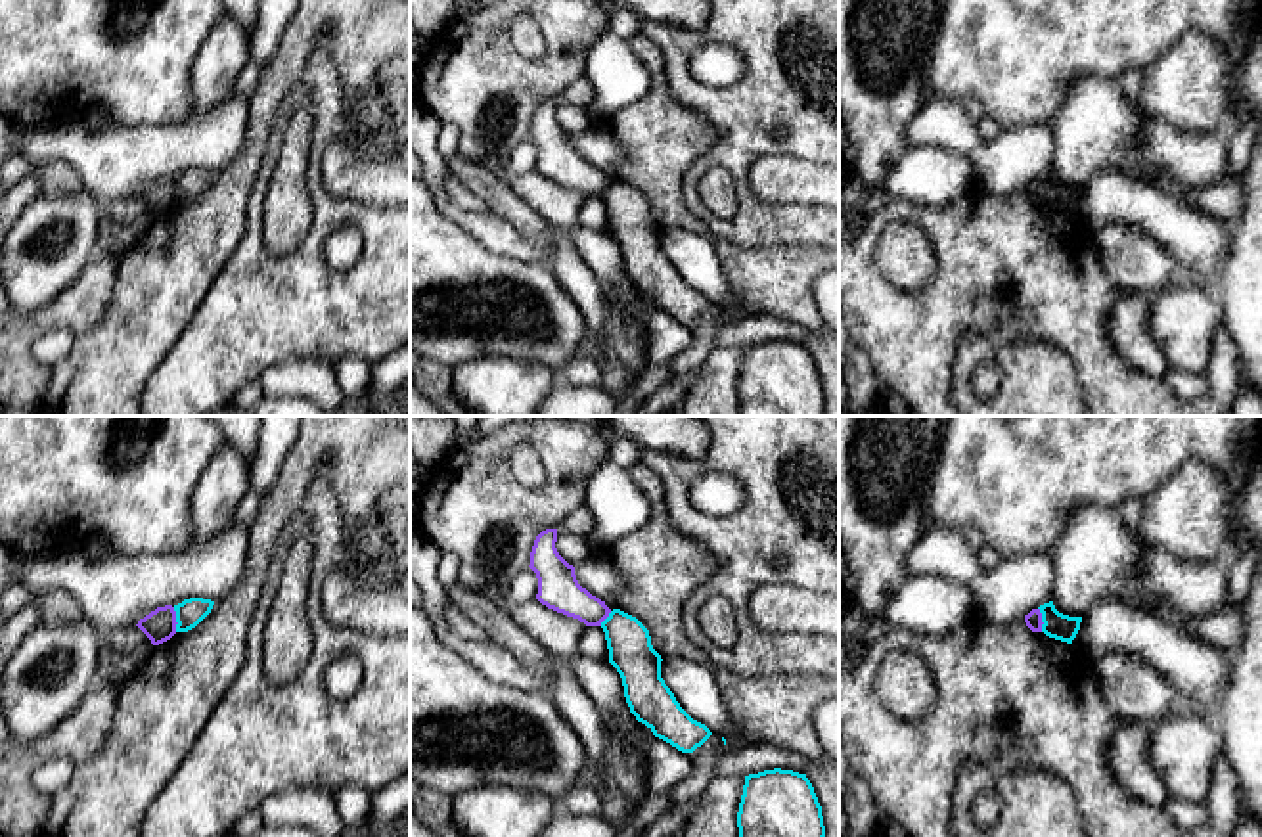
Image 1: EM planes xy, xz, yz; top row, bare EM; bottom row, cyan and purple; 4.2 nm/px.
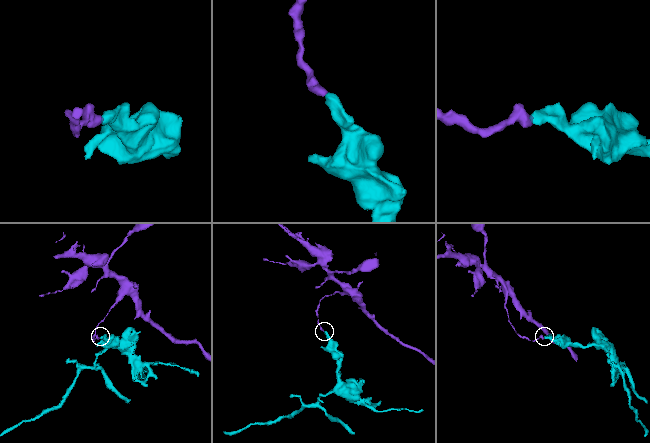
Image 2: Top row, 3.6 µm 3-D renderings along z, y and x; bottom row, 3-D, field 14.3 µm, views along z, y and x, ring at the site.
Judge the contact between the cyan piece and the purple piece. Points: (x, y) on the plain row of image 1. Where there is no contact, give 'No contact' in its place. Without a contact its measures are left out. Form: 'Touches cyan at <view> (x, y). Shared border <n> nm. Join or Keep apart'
Touches cyan at xy (177, 190). Shared border 110 nm. Keep apart

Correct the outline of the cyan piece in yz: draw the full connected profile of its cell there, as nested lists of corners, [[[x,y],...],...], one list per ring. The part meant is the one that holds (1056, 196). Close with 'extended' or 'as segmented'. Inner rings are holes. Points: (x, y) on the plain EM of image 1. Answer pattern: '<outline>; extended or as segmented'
[[[1053,172],[1038,178],[1042,184],[1042,203],[1049,209],[1072,215],[1080,201],[1082,188],[1069,188],[1055,180]]]; as segmented

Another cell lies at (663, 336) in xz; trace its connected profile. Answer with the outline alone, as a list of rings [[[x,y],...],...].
[[[576,222],[569,228],[569,236],[597,278],[609,310],[624,310],[643,324],[645,368],[666,366],[676,354],[691,347],[689,324],[682,324],[642,301],[626,274],[622,249],[611,234]]]

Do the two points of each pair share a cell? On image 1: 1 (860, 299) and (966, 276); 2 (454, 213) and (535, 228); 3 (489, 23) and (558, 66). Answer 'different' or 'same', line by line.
1: same
2: different
3: same

